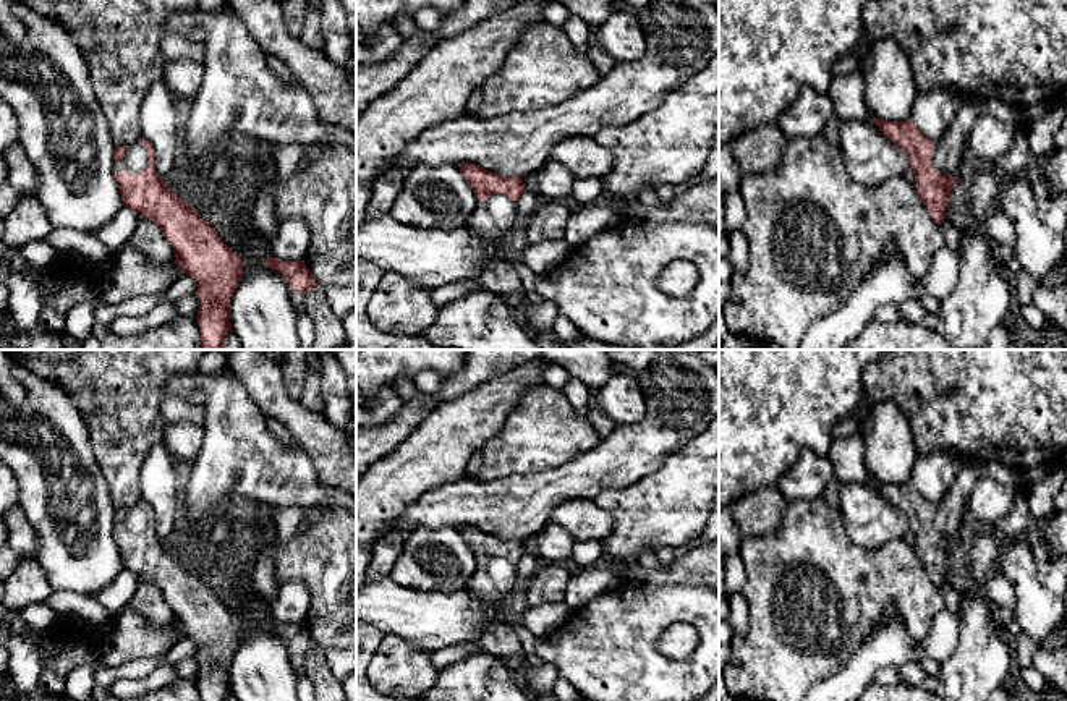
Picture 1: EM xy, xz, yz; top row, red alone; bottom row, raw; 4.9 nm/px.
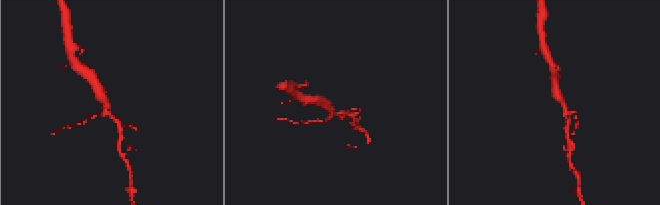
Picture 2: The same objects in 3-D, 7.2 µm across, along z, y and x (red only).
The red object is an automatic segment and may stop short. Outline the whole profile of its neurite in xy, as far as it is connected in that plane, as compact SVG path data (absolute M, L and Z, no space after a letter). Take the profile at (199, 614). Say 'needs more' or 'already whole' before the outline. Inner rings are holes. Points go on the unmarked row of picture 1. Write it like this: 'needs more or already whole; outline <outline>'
needs more; outline M144 500L117 508L113 541L123 567L160 589L181 636L198 644L201 701L225 701L232 695L230 664L241 641L240 617L157 539L154 510Z

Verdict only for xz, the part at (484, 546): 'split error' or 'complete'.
split error

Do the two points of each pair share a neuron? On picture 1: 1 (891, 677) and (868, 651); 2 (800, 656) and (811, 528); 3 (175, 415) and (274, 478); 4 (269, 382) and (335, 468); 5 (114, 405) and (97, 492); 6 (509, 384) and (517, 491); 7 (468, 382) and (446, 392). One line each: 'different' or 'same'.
1: different
2: same
3: different
4: same
5: different
6: different
7: same

